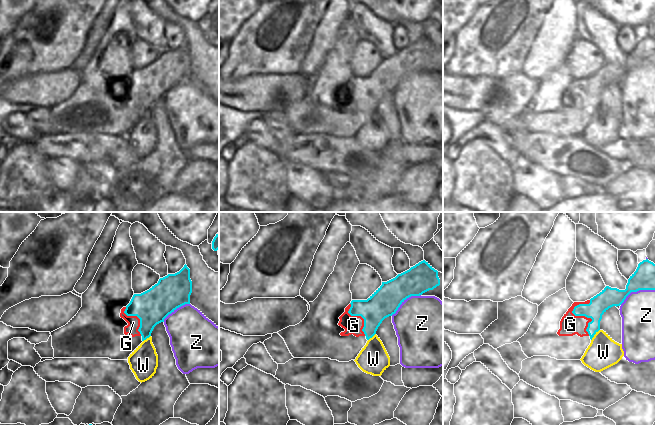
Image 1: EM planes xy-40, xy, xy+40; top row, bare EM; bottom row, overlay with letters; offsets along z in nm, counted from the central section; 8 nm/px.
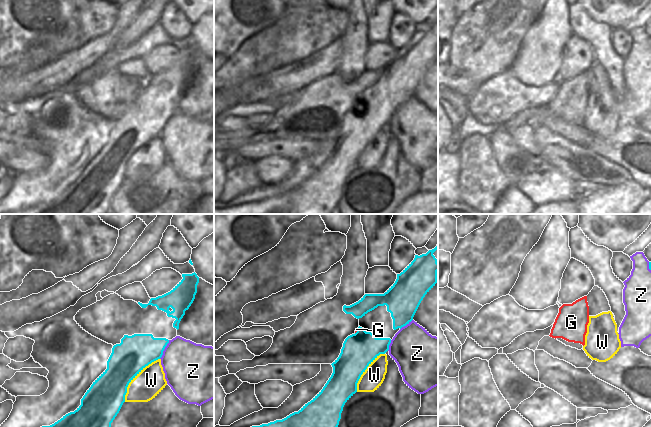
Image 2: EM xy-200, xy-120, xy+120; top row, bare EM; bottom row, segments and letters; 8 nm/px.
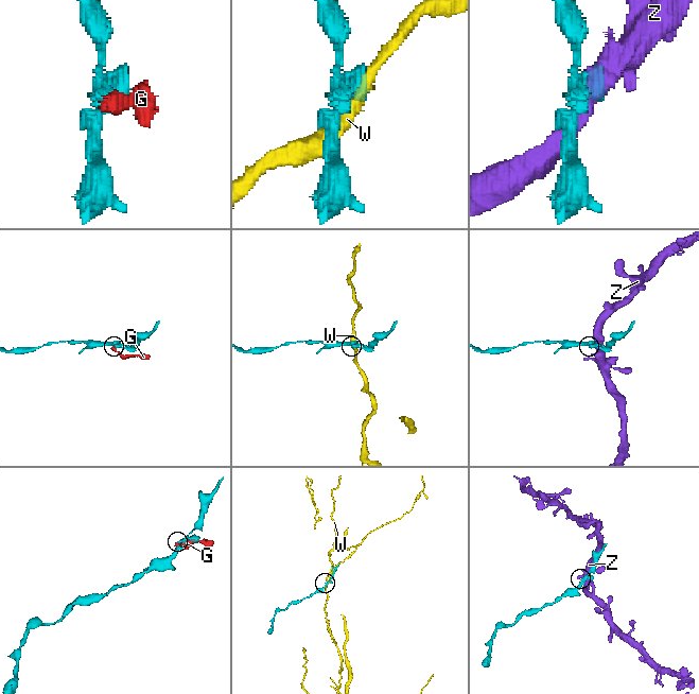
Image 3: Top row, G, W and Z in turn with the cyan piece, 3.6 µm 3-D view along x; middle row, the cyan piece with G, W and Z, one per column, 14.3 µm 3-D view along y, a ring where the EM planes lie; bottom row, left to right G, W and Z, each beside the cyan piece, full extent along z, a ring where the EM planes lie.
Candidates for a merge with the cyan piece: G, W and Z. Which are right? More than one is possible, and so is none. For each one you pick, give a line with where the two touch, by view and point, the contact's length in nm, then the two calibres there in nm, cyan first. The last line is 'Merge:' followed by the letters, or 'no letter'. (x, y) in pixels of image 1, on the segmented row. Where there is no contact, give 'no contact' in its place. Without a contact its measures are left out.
Merge: no letter

